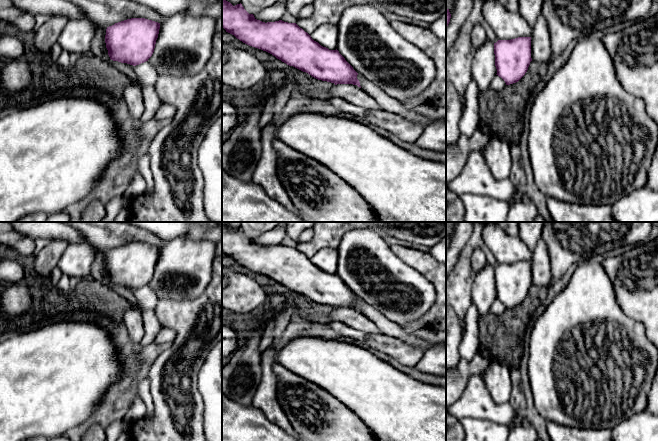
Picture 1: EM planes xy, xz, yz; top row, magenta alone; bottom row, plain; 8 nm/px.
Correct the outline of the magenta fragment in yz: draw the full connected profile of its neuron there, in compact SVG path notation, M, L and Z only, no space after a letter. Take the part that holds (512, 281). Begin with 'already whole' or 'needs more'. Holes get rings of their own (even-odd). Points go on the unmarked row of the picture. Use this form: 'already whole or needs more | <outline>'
already whole | M531 261L498 264L494 267L497 298L506 309L518 306L527 296L531 282Z

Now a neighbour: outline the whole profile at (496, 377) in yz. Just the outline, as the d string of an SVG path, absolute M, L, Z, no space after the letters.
M498 360L490 362L479 376L496 404L509 402L512 392L511 369Z

